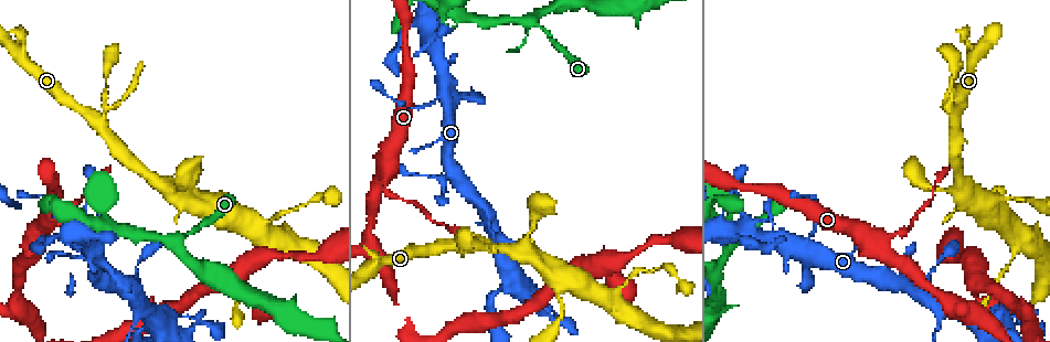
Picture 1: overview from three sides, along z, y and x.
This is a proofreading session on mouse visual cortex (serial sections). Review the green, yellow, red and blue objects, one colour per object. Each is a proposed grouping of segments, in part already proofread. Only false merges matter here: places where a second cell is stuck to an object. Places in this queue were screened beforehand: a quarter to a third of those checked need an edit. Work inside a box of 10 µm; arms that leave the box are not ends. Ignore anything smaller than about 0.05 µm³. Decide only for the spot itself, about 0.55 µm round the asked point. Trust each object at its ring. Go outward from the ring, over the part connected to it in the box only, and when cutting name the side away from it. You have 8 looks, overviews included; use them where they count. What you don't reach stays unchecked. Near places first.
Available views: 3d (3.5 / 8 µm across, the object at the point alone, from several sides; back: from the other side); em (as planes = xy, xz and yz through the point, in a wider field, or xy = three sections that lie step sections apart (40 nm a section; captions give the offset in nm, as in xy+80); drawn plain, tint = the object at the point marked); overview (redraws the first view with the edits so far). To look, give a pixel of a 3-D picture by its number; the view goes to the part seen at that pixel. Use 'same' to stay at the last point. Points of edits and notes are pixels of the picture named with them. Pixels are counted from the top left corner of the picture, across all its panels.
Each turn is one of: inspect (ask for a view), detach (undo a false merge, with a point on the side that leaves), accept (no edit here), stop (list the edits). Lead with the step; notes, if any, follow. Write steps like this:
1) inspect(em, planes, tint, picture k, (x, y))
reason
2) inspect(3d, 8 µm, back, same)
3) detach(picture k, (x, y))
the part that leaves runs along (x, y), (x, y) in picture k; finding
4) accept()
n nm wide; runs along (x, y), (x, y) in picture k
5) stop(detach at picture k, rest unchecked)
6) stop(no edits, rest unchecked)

inspect(3d, 3.5 µm, picture 1, (887, 238))
arms part here

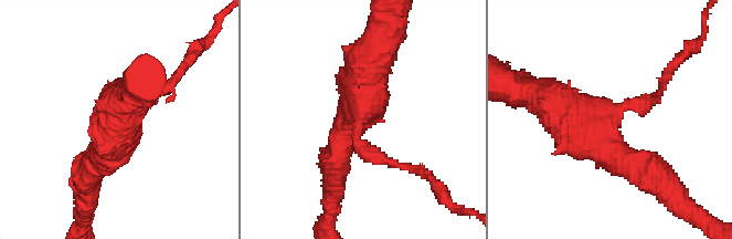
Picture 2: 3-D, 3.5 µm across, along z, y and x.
inspect(em, planes, tint, picture 2, (359, 114))
3 arms; arms of 200, 400, 500 nm

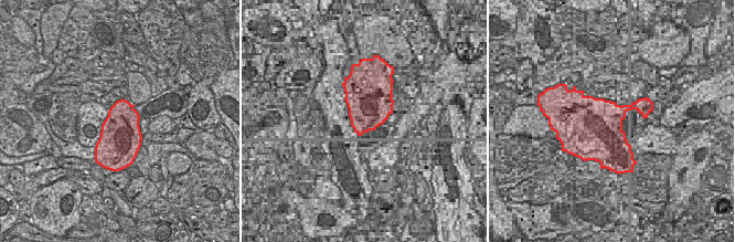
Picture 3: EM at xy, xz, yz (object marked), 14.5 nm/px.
detach(picture 2, (384, 160))
the part that leaves runs along (357, 135), (371, 155), (435, 183) in picture 2; a second cell is stuck on

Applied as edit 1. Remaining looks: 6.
inspect(overview)

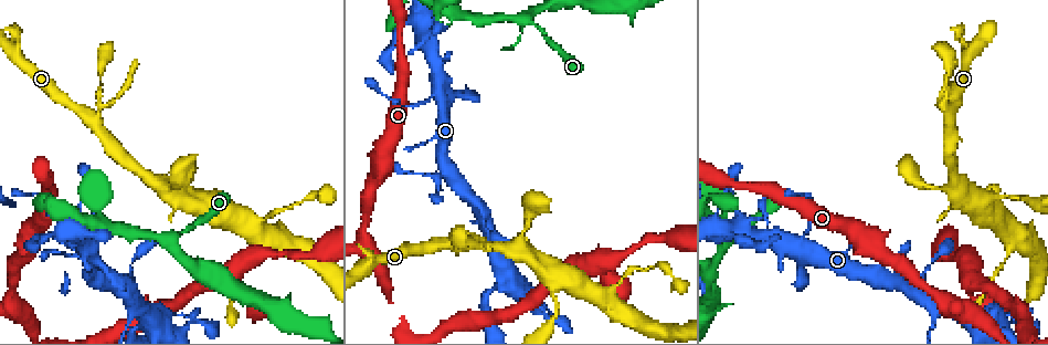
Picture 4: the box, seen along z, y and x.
inspect(3d, 3.5 µm, picture 4, (1009, 257))
thick turns thin

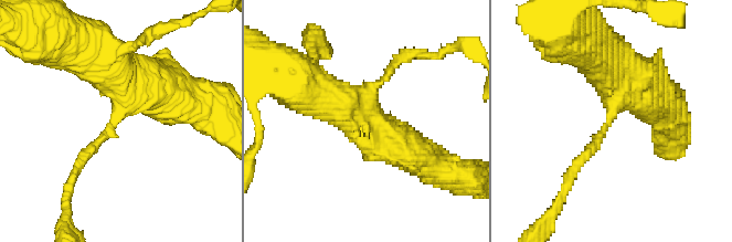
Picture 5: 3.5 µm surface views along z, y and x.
inspect(em, xy, step 3, tint, picture 5, (611, 119))
arms of 150, 600 nm

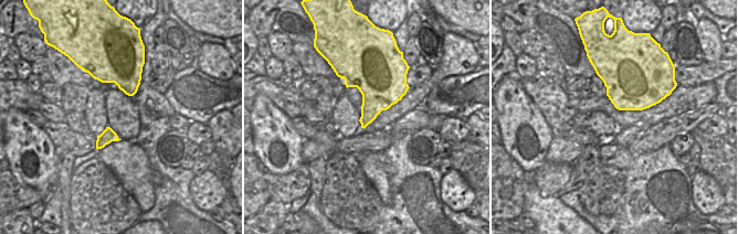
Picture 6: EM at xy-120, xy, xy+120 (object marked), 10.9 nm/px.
accept()
320 nm wide; runs along (106, 63), (130, 76), (123, 104), (75, 168) in picture 5; all the same cell

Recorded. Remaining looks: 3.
inspect(3d, 3.5 µm, picture 4, (1014, 320))
a narrow waist

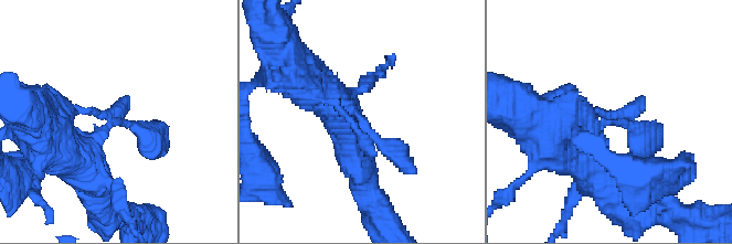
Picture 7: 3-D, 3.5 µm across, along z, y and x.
accept()
runs along (315, 85), (414, 170) in picture 7; continuous, no second cell

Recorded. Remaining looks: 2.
stop(detach at picture 2, rest unchecked)

